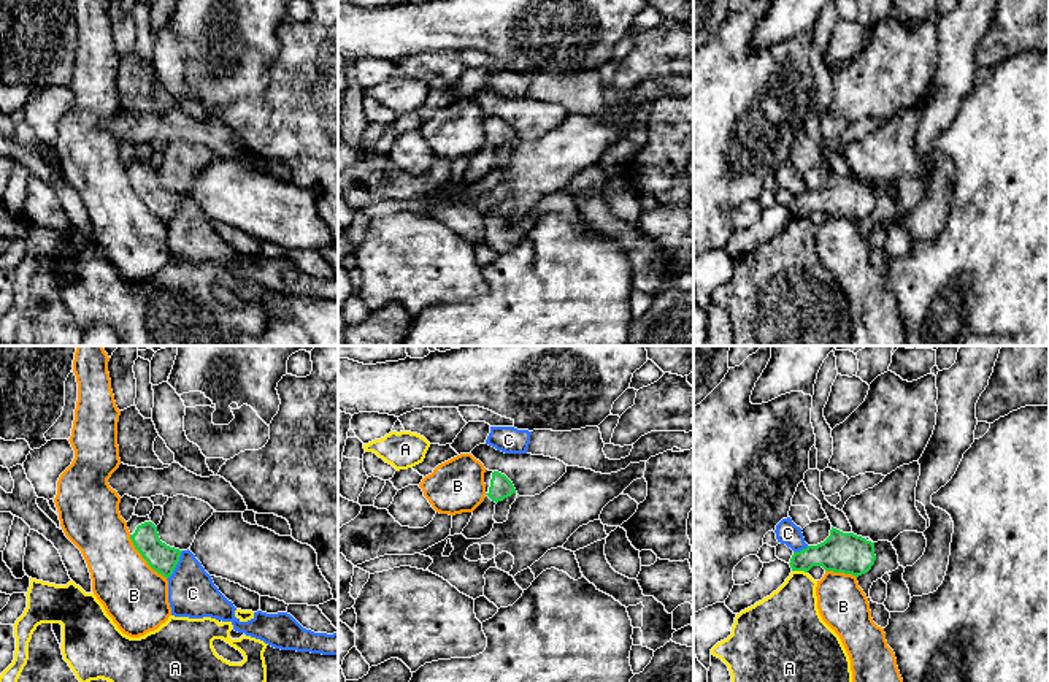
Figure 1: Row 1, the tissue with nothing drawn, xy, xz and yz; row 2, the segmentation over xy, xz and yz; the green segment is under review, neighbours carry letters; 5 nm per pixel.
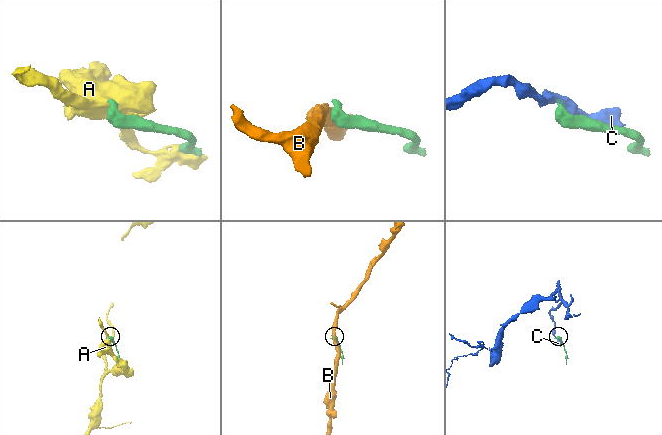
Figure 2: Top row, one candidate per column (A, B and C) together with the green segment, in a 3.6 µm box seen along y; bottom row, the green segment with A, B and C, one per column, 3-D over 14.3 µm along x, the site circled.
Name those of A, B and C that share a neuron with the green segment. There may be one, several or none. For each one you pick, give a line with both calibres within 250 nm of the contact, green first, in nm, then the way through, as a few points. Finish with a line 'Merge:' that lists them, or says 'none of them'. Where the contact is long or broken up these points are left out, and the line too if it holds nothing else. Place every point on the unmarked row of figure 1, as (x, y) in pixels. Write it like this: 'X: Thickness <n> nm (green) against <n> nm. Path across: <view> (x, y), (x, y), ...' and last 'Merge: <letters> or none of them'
Merge: none of them

